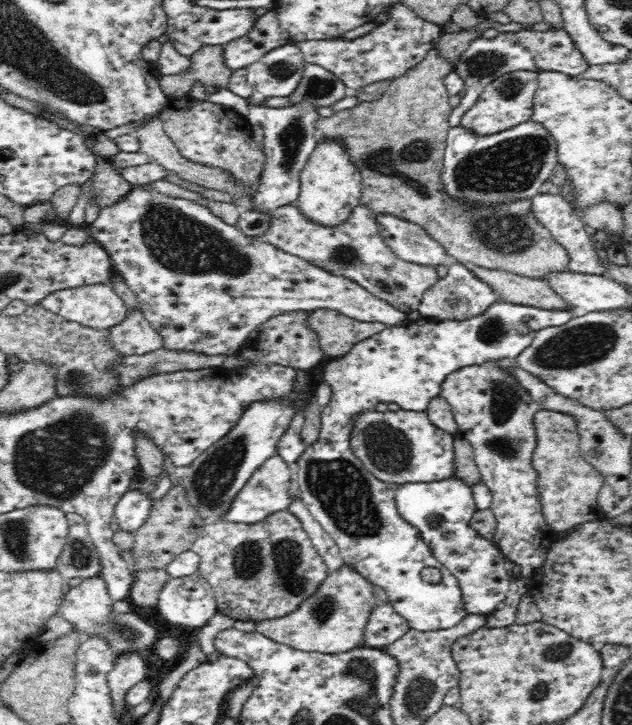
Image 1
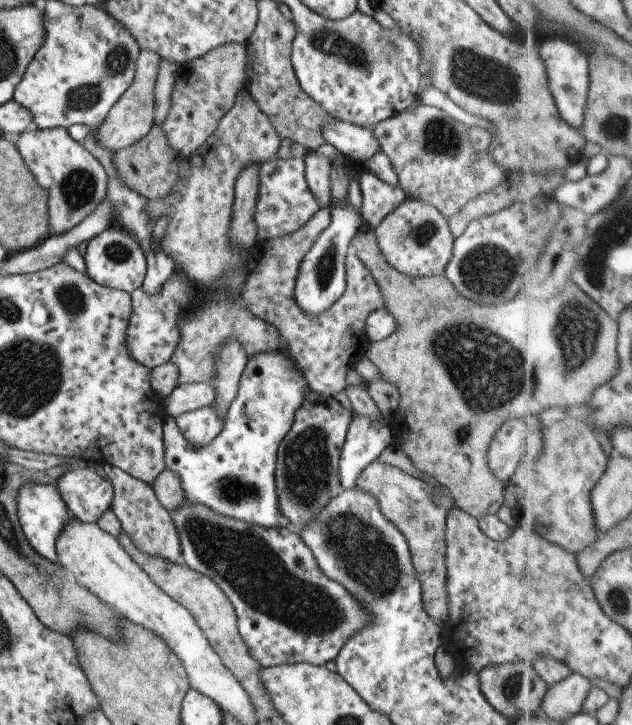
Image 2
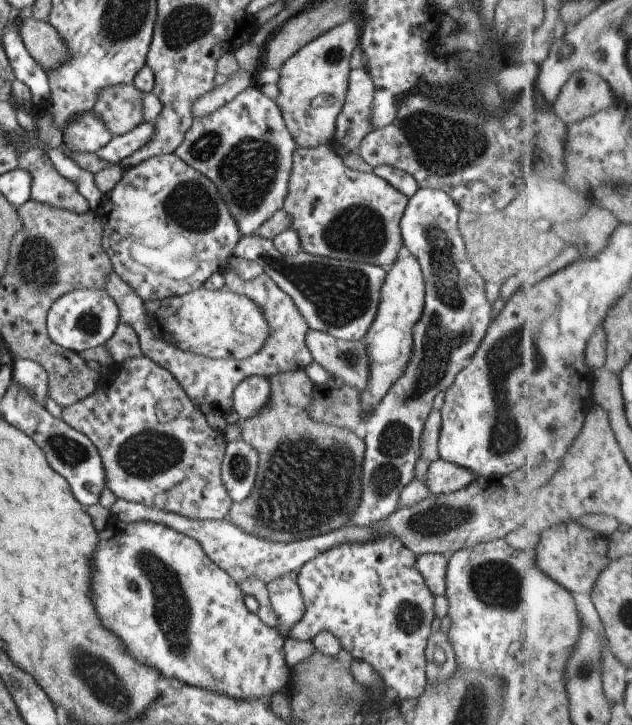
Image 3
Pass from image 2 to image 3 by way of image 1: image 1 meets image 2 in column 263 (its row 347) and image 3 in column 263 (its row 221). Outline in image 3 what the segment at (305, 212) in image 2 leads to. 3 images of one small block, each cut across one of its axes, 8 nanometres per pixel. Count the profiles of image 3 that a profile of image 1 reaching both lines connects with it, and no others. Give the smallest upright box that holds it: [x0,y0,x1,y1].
[174,83,297,237]

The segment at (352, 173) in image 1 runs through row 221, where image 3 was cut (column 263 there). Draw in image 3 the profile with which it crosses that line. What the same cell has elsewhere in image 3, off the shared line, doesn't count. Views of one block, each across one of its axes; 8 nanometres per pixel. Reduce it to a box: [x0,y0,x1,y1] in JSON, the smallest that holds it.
[145,287,271,360]

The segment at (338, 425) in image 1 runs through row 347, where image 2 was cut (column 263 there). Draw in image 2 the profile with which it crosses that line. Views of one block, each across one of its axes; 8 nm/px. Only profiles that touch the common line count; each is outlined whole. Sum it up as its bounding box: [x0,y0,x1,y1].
[164,349,312,528]

